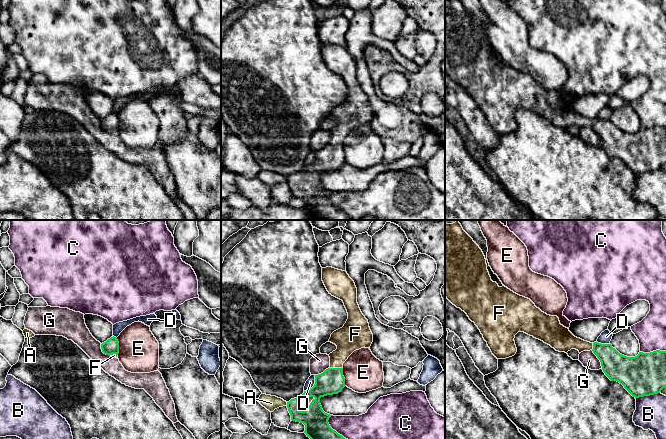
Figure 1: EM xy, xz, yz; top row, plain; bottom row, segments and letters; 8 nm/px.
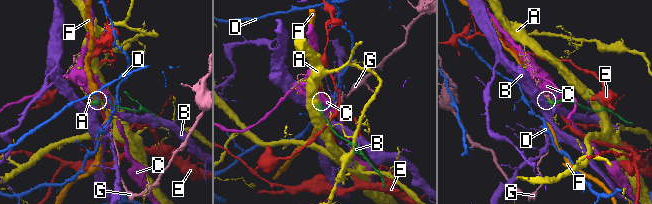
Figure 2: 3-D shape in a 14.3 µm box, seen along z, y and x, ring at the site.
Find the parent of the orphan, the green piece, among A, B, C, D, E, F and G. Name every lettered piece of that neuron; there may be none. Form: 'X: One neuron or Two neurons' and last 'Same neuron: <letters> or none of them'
A: Two neurons
B: Two neurons
C: Two neurons
D: Two neurons
E: Two neurons
F: One neuron
G: Two neurons
Same neuron: F

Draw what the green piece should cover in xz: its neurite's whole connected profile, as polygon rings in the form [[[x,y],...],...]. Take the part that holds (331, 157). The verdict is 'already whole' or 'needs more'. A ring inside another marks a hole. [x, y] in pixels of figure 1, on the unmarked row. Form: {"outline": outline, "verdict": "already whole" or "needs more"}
{"outline": [[[332,43],[322,44],[322,57],[332,72],[343,77],[348,89],[348,95],[344,102],[331,110],[328,118],[337,122],[337,125],[329,130],[330,143],[323,149],[315,151],[315,160],[309,166],[297,174],[287,178],[287,184],[291,191],[291,196],[303,199],[305,201],[304,209],[315,220],[352,220],[348,215],[333,206],[328,196],[331,192],[323,187],[320,180],[320,174],[338,170],[345,163],[345,154],[343,152],[343,139],[356,126],[361,124],[370,124],[373,118],[373,110],[370,106],[368,96],[362,90],[357,79],[357,64],[354,57],[349,53],[346,47],[338,46]]], "verdict": "needs more"}

